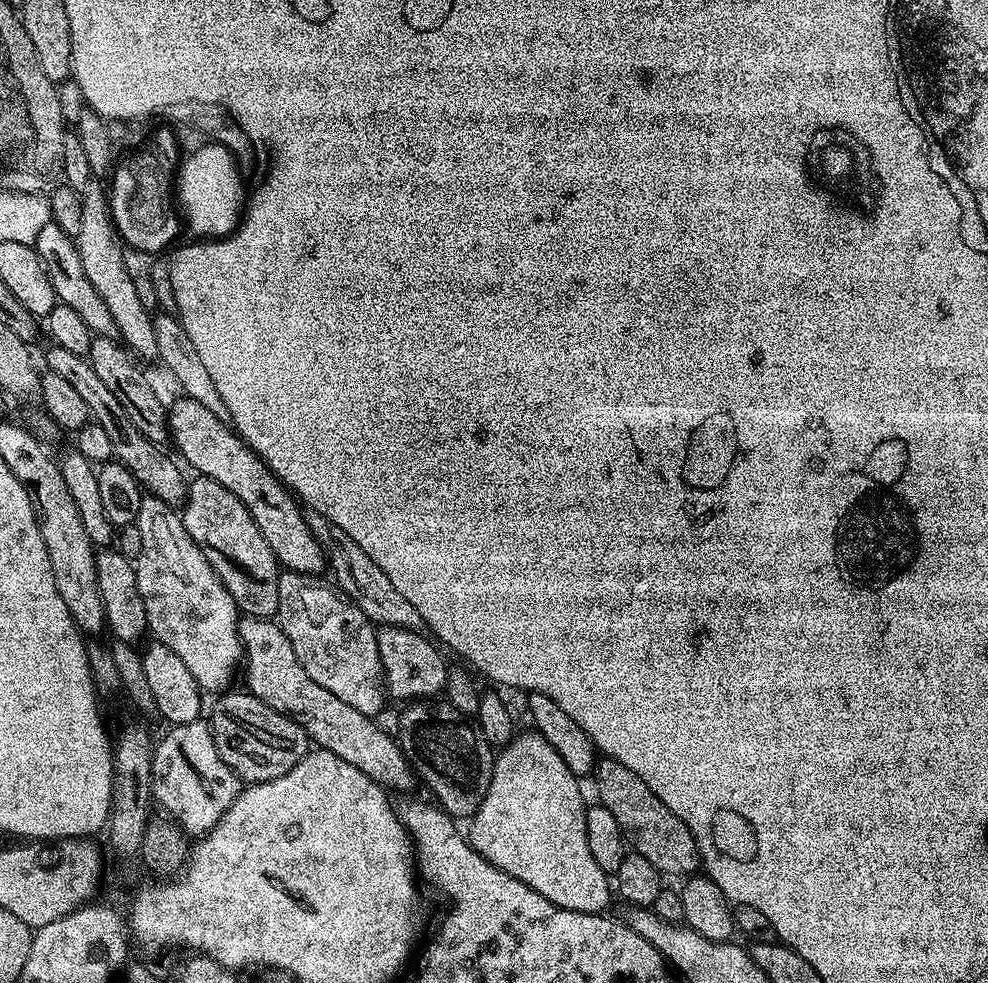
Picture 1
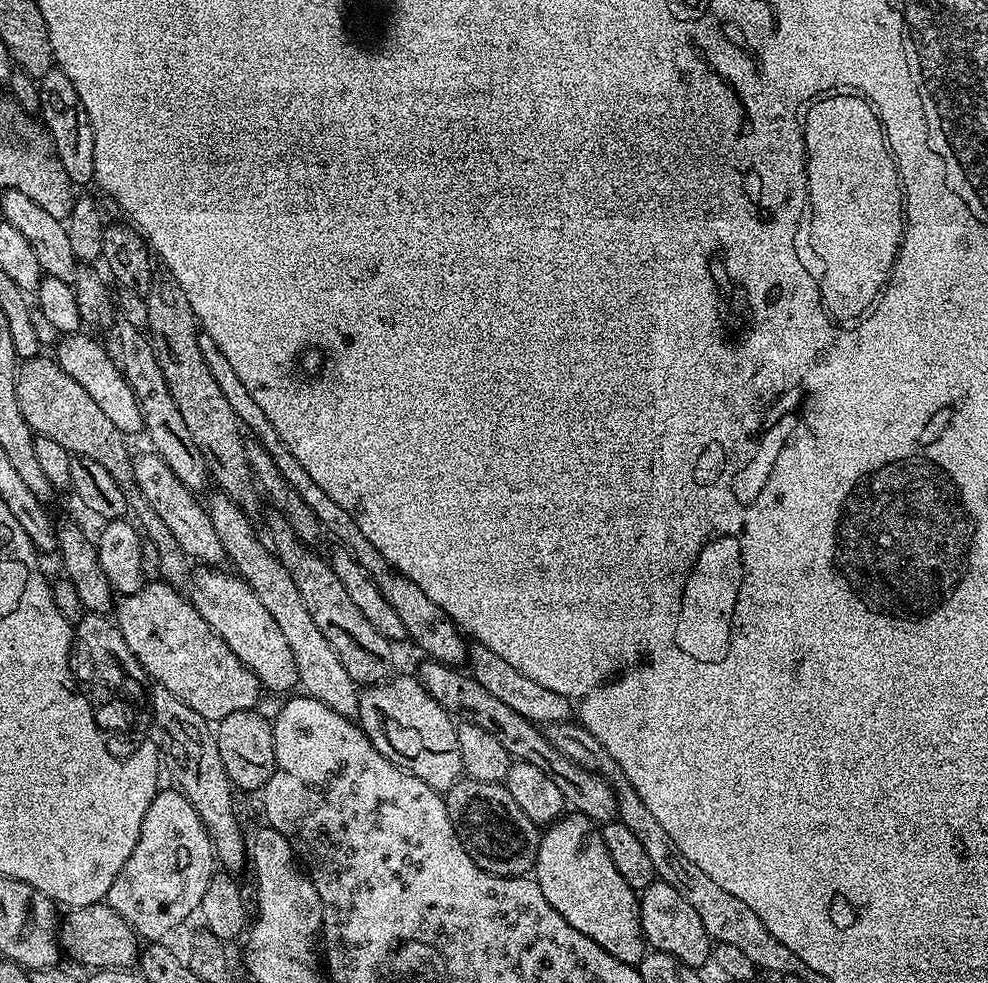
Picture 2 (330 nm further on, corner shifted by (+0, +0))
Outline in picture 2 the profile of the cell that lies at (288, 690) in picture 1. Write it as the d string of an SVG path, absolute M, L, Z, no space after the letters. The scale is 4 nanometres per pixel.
M160 578L145 583L142 590L129 596L120 596L114 604L114 619L118 630L122 630L122 638L126 638L126 646L130 646L130 654L138 658L145 673L154 678L157 685L165 687L171 694L190 706L191 710L200 714L209 722L219 722L235 711L255 709L260 700L262 685L259 678L244 665L240 659L226 646L223 638L212 629L198 614L191 599L184 596L179 587L165 583Z

